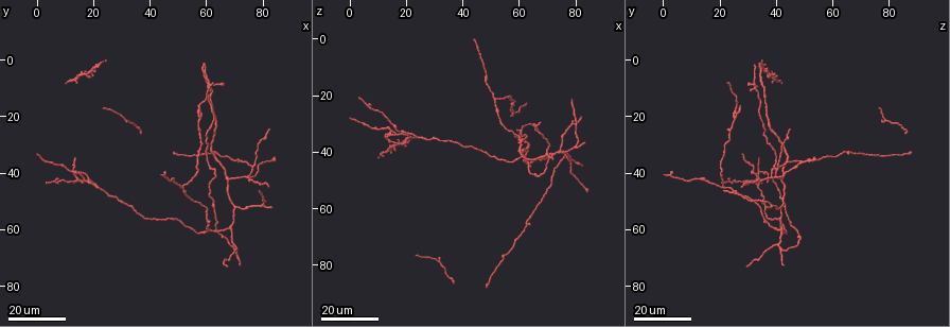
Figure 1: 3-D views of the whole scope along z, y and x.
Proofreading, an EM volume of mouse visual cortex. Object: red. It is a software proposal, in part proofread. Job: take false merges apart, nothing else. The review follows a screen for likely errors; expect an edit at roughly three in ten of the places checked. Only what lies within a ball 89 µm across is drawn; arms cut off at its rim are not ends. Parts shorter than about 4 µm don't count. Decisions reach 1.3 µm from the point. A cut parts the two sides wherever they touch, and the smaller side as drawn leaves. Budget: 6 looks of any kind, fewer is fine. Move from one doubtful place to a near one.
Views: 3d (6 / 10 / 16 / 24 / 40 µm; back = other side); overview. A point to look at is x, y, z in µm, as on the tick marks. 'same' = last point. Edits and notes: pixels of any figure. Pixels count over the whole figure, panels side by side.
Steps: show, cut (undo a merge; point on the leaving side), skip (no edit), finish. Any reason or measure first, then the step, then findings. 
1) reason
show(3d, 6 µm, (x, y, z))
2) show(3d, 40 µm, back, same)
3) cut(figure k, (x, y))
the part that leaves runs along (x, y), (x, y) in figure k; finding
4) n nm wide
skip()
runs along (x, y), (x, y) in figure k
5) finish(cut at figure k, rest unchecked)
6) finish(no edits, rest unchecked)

arms part here
show(3d, 24 µm, (70, 66, 40))

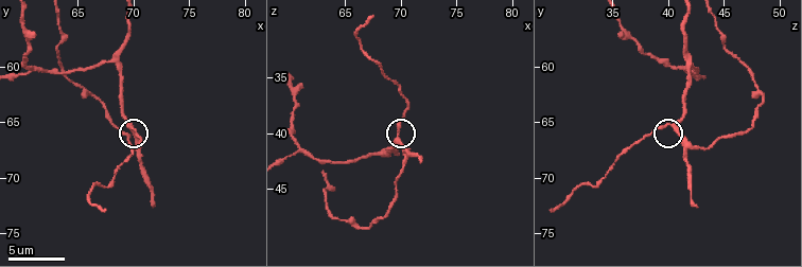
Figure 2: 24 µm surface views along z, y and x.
show(3d, 6 µm, (69.8, 65.4, 40.4))

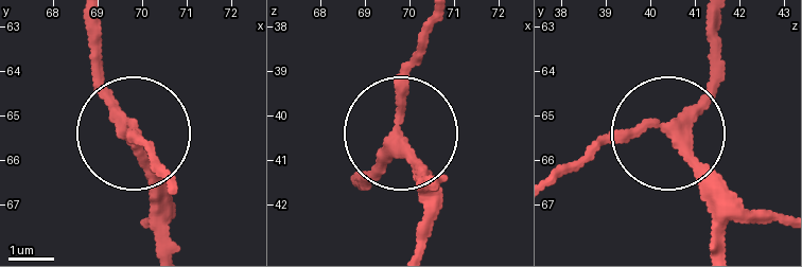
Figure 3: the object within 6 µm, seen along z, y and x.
240 nm wide
skip()
runs along (719, 19), (712, 88), (681, 122), (602, 137), (560, 167) in figure 3; continuous, no second neuron

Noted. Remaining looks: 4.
three-way junction
show(3d, 24 µm, (51, 45, 21))

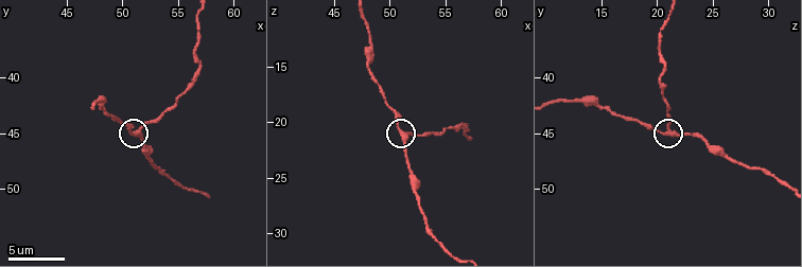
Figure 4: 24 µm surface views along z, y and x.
show(3d, 6 µm, (51.4, 45.0, 21.2))

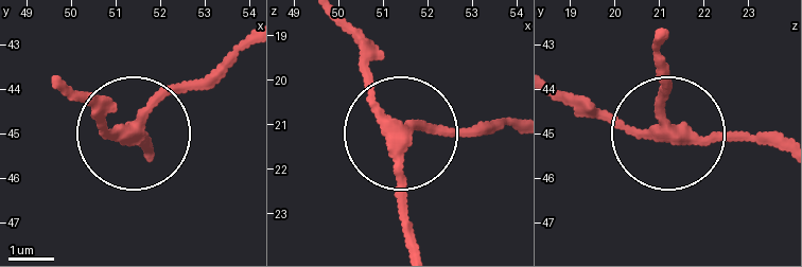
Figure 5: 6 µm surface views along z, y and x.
other side
show(3d, 6 µm, back, (51.40, 44.85, 21.15))

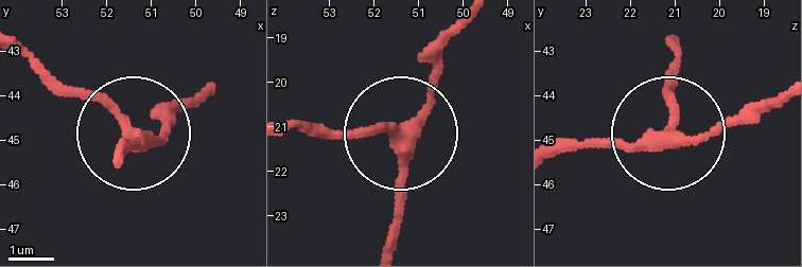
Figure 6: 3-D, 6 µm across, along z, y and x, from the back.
side arm 26 µm
skip()
runs along (561, 152), (641, 148), (778, 106) in figure 6; one neuron here

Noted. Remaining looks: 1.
finish(no edits, rest unchecked)

